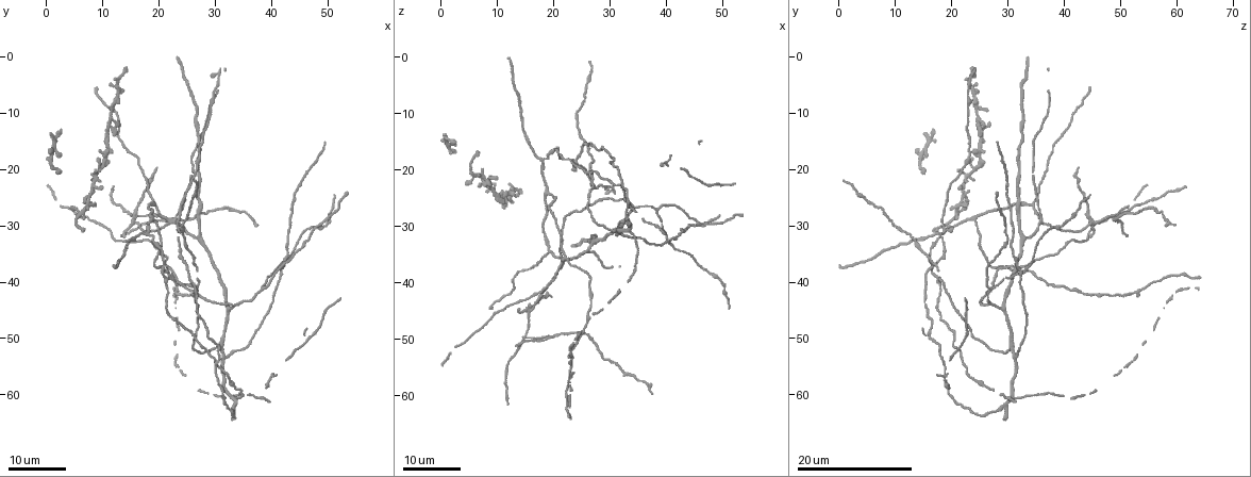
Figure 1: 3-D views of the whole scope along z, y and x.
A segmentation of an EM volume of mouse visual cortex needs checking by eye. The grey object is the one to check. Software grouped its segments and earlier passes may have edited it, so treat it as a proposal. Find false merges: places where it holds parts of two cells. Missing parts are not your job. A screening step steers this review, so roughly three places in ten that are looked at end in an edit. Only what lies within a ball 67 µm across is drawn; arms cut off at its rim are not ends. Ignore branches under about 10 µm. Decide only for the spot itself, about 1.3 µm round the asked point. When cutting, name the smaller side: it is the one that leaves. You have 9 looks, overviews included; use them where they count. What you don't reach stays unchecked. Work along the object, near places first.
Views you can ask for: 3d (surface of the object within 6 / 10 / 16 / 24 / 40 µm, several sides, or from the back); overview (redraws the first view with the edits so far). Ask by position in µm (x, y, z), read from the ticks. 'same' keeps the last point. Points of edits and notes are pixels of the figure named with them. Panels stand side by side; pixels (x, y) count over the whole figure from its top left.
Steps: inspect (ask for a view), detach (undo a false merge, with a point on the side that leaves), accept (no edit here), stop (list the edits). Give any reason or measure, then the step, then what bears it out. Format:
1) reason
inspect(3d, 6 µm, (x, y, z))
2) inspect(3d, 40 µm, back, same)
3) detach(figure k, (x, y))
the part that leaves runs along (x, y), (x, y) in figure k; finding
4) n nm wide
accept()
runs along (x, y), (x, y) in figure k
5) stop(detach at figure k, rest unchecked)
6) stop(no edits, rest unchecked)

branch point
inspect(3d, 24 µm, (38.5, 41.5, 27.0))

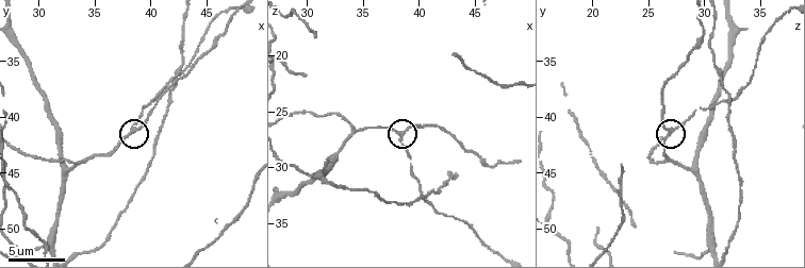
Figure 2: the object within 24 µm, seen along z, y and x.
closer look
inspect(3d, 6 µm, (38.6, 41.0, 26.8))

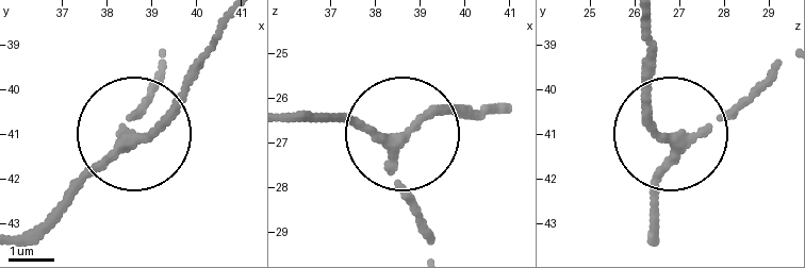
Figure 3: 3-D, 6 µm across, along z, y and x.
200 nm wide
accept()
runs along (651, 240), (651, 195), (670, 141), (651, 115), (643, 38) in figure 3; one cell here

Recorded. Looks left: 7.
inspect(3d, 16 µm, (32.5, 56.5, 22.5))

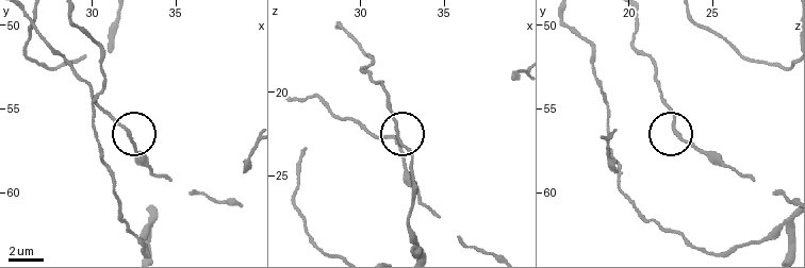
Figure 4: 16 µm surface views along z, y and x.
inspect(3d, 10 µm, (32.2, 56.4, 22.8))

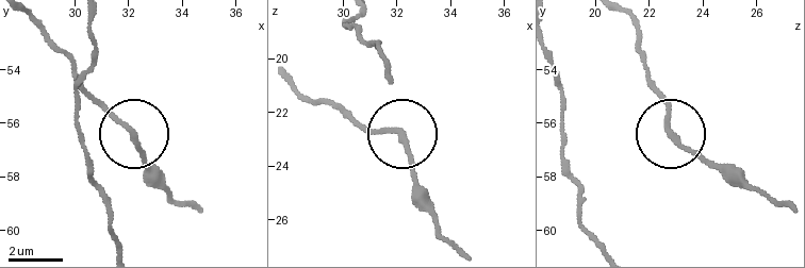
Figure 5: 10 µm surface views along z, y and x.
190 nm wide
accept()
runs along (290, 85), (398, 135), (419, 199) in figure 5; continuous, no second cell

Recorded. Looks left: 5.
arms run side by side
inspect(3d, 16 µm, (21.5, 38.0, 31.5))

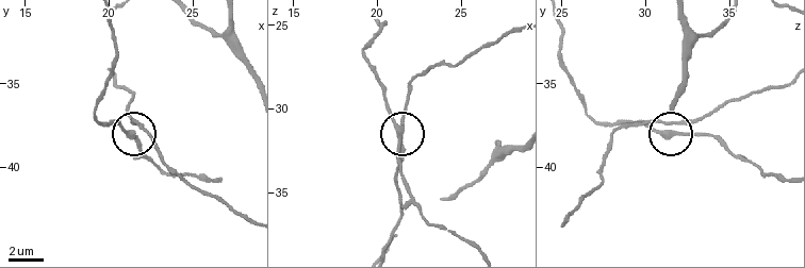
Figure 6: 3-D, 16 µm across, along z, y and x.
closer look
inspect(3d, 10 µm, (21.3, 38.0, 31.7))

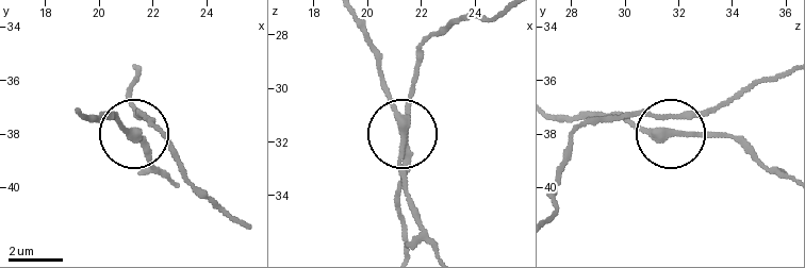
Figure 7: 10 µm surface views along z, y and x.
4 arms
accept()
all the same cell

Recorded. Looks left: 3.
arms part here
inspect(3d, 6 µm, (34.2, 43.8, 26.4))

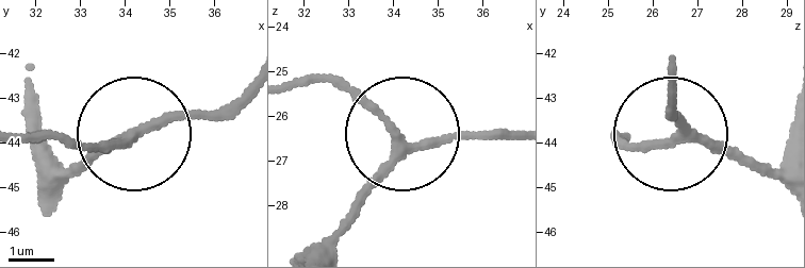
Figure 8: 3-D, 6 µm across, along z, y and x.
from behind
inspect(3d, 6 µm, back, (34.10, 43.90, 26.50))

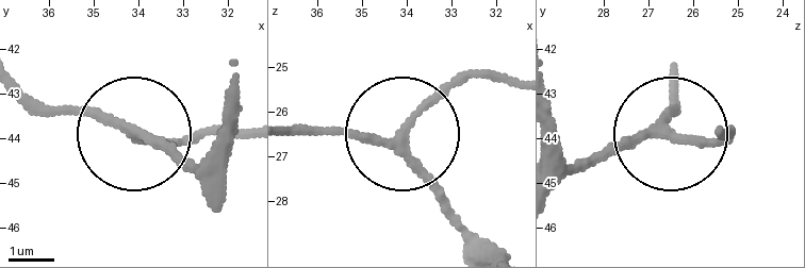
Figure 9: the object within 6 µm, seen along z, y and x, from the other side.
190 nm wide
accept()
runs along (137, 134), (74, 111), (31, 111) in figure 9; one cell here

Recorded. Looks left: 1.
stop(no edits, rest unchecked)

